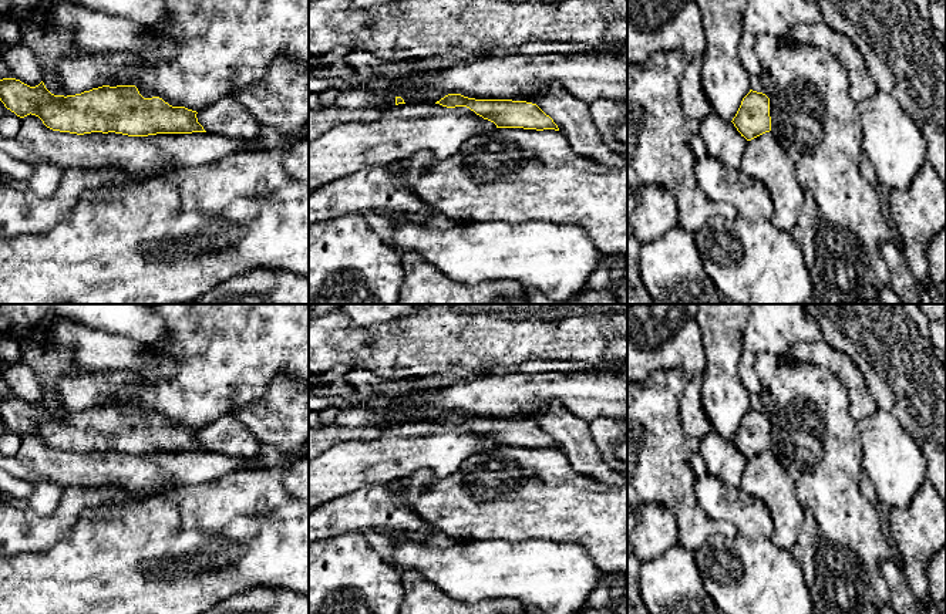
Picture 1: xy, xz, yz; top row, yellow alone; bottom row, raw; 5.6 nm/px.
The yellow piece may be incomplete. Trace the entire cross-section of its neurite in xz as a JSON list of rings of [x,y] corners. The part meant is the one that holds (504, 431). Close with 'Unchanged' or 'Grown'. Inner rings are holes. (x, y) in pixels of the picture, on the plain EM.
[[[448,412],[435,422],[447,426],[467,425],[484,438],[494,441],[496,446],[559,449],[549,433],[546,433],[536,422],[526,419],[475,418],[461,412]]]. Unchanged

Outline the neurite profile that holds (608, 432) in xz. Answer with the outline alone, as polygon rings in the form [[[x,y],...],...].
[[[600,416],[589,422],[589,431],[602,459],[627,476],[627,463],[616,458],[616,446],[627,438],[627,419]]]

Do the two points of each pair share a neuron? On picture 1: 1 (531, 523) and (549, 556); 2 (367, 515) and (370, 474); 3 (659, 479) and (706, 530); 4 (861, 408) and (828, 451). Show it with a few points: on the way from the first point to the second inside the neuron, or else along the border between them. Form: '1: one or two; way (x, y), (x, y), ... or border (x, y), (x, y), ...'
1: two; border (505, 539), (514, 542), (552, 539), (572, 543)
2: two; border (399, 478), (384, 483), (366, 483), (339, 496)
3: one; way (672, 491), (693, 518)
4: two; border (844, 387), (848, 395), (849, 414), (857, 421)

